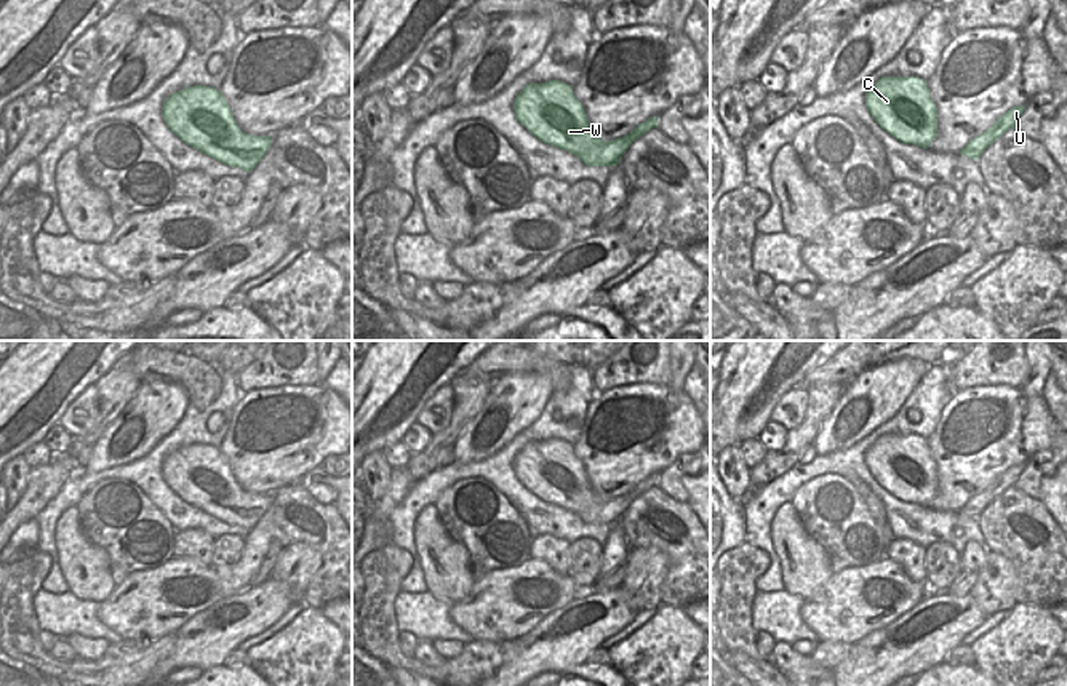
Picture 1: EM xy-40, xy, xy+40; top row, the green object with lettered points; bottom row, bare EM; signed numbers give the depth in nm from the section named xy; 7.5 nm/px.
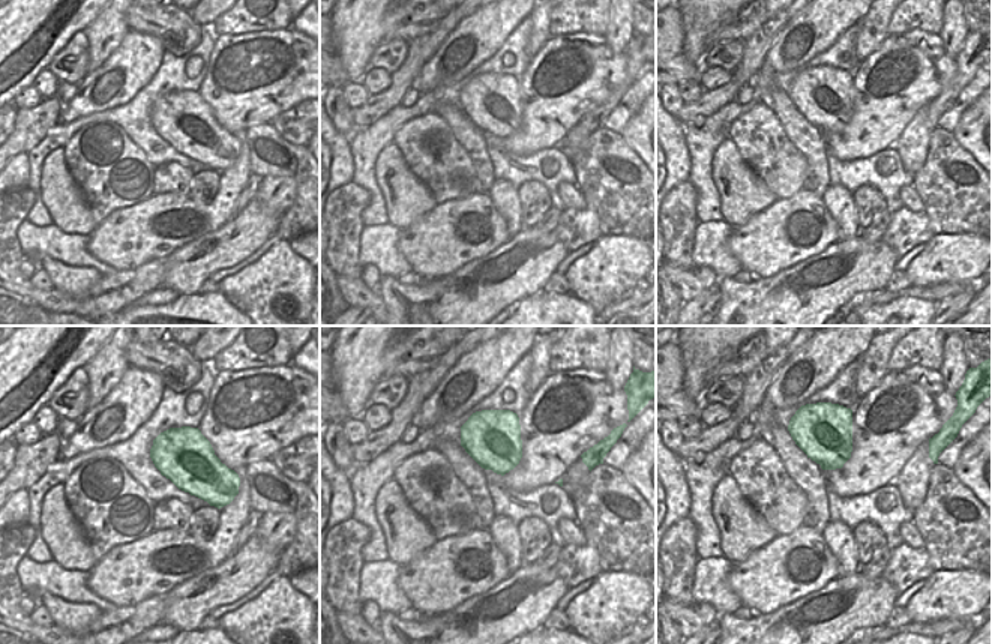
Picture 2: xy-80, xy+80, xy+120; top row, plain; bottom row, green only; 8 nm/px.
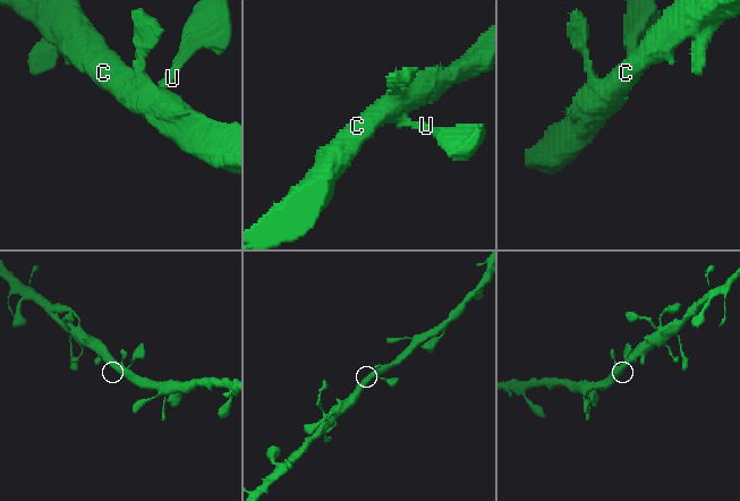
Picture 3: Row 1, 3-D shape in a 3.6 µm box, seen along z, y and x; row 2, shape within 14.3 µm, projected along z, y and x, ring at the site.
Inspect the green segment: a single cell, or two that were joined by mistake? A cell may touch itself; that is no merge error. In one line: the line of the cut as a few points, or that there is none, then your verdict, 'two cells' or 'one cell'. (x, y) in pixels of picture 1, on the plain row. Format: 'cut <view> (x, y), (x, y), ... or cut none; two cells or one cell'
cut none; one cell

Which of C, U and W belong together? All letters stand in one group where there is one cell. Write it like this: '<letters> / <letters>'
C U W

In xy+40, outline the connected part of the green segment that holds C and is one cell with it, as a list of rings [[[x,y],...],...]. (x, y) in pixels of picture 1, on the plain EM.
[[[881,435],[867,451],[865,465],[889,494],[928,507],[937,494],[937,467],[926,438]]]

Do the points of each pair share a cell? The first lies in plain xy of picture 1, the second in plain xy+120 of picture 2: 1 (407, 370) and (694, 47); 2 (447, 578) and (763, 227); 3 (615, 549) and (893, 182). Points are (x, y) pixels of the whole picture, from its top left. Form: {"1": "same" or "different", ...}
{"1": "same", "2": "different", "3": "different"}

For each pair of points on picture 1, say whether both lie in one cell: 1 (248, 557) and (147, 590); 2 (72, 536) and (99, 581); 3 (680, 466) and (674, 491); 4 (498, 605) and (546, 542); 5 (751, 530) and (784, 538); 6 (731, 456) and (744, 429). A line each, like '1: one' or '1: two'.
1: one
2: one
3: one
4: two
5: two
6: two

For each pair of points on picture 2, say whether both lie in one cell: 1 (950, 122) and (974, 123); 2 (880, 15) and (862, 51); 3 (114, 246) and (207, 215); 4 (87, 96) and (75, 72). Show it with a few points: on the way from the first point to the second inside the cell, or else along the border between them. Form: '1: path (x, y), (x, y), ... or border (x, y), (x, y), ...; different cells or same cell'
1: border (976, 98), (952, 131); different cells
2: path (872, 24), (868, 30), (868, 42); same cell
3: path (138, 234), (161, 224), (182, 224), (183, 221); same cell
4: border (89, 72), (77, 84); different cells

